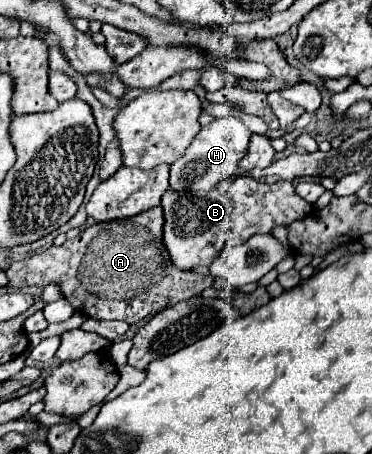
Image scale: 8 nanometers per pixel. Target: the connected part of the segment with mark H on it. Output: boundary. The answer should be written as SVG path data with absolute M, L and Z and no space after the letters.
M232 116L218 118L204 126L186 148L184 156L170 166L170 190L212 190L220 180L230 178L246 154L250 136L250 130Z

